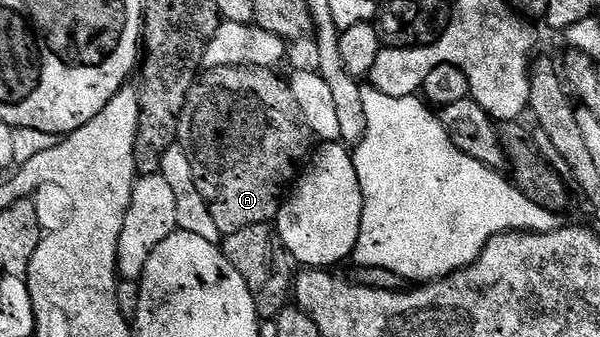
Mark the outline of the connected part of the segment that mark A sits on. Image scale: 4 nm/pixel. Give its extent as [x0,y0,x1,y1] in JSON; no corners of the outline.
[177,67,313,237]

